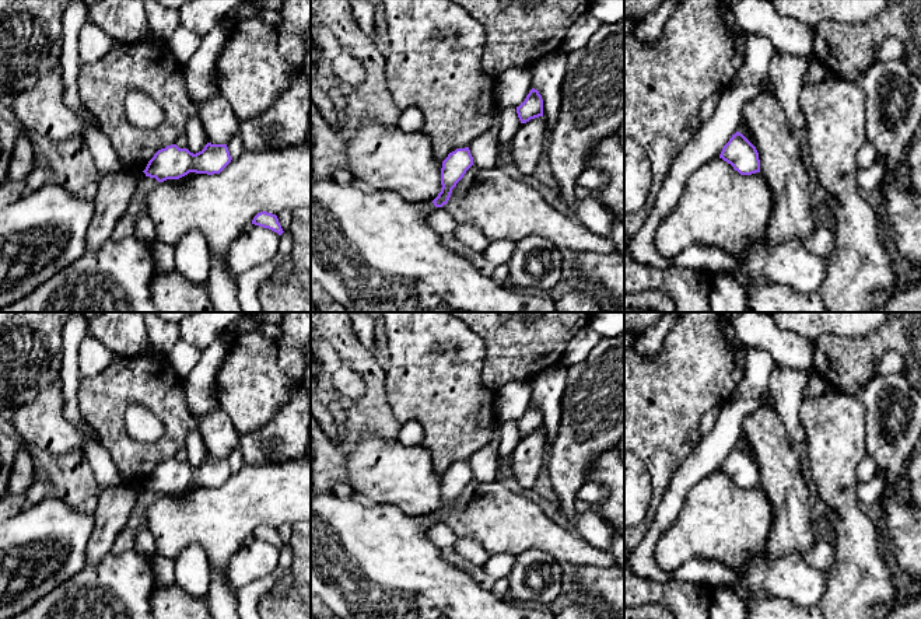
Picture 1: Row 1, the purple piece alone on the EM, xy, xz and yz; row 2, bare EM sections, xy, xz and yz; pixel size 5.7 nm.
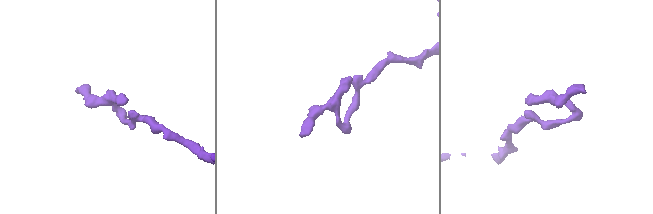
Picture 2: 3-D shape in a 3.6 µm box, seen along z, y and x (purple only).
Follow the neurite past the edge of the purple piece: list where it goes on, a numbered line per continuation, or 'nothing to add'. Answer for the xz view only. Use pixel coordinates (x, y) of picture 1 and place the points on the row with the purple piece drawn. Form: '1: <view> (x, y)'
1: xz (371, 251)

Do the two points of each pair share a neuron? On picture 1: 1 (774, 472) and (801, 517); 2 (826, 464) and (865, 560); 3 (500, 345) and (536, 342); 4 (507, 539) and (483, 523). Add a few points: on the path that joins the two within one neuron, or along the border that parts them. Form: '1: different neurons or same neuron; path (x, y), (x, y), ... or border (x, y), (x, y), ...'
1: same neuron; path (783, 483), (788, 489), (791, 506)
2: same neuron; path (834, 488), (854, 537)
3: same neuron; path (508, 345), (528, 345)
4: same neuron; path (501, 534), (489, 523)

